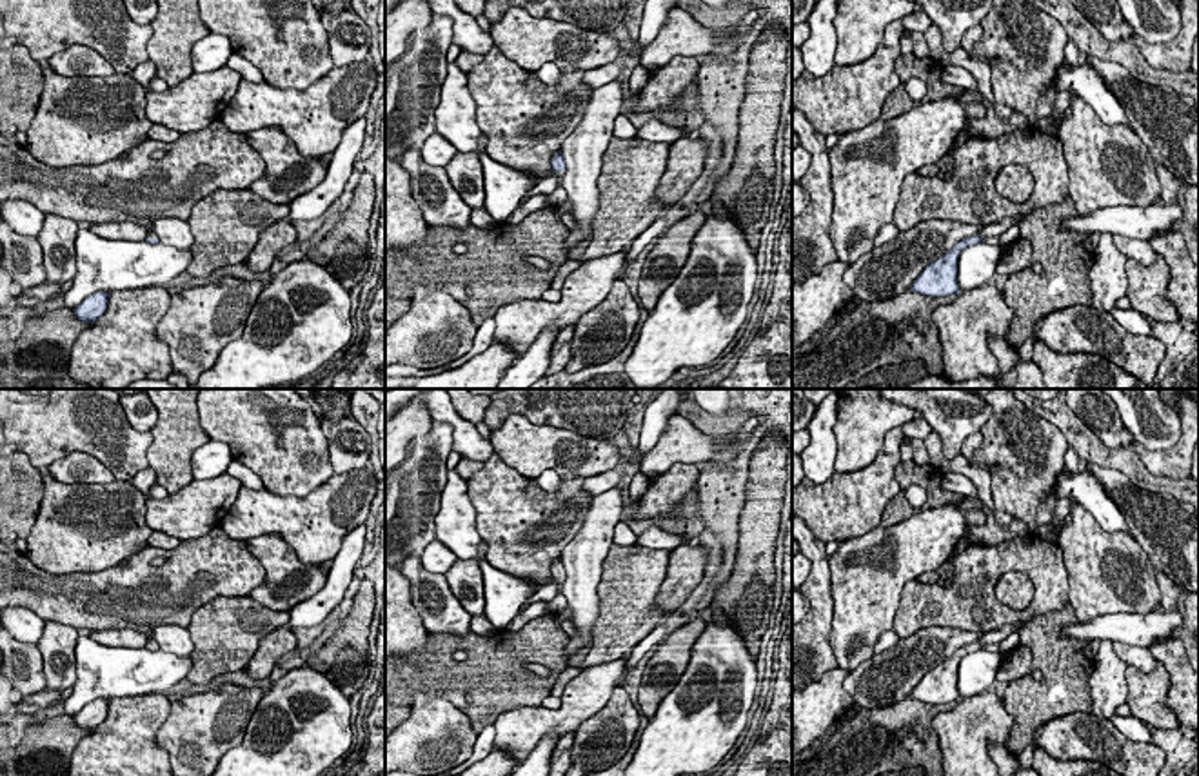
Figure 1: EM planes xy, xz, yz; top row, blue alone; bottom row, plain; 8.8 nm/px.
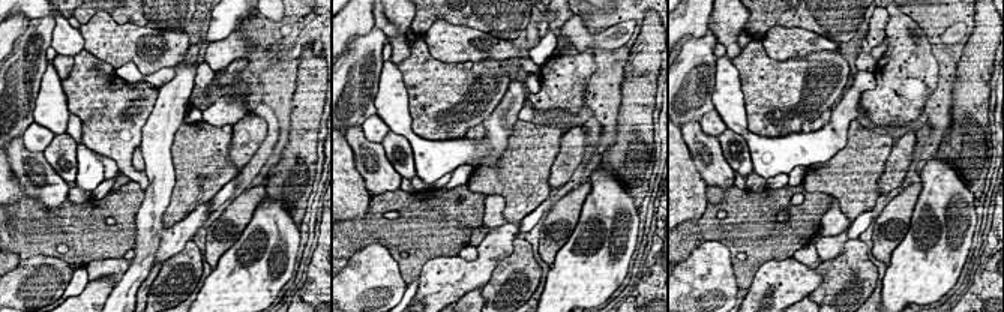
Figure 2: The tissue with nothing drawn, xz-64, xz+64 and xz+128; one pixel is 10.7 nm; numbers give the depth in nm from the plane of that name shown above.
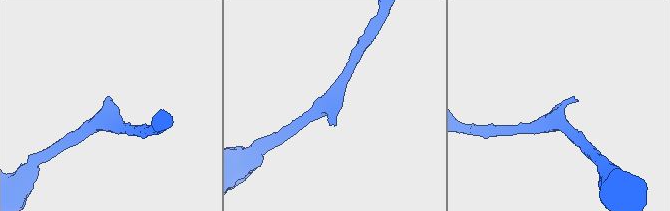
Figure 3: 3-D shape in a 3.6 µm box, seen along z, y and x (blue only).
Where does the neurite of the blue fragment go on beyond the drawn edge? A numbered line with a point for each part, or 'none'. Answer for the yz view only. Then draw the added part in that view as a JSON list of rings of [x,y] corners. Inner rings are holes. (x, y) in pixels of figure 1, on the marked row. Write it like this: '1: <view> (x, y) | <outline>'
1: yz (994, 229) | [[[1019,214],[1019,216],[1005,218],[997,224],[985,225],[979,229],[977,238],[985,242],[990,236],[1003,236],[1006,229],[1010,229],[1012,225],[1019,225],[1025,220],[1025,216],[1026,214]]]

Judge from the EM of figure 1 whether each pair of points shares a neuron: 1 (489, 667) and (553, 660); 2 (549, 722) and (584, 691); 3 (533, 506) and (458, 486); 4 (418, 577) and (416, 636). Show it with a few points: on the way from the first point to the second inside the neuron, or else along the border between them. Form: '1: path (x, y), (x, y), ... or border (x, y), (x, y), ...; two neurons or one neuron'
1: path (505, 653), (536, 653); one neuron
2: path (558, 718), (576, 700); one neuron
3: border (465, 484), (476, 529); two neurons
4: border (404, 575), (409, 584), (411, 602), (429, 633); two neurons

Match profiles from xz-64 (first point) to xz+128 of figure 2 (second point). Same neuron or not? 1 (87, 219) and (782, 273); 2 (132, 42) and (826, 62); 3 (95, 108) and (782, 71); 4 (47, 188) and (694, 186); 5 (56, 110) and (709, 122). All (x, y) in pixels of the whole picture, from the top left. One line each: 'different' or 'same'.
1: different
2: different
3: same
4: different
5: different

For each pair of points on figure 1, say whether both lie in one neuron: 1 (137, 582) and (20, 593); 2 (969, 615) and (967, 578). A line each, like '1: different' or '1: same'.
1: same
2: same

